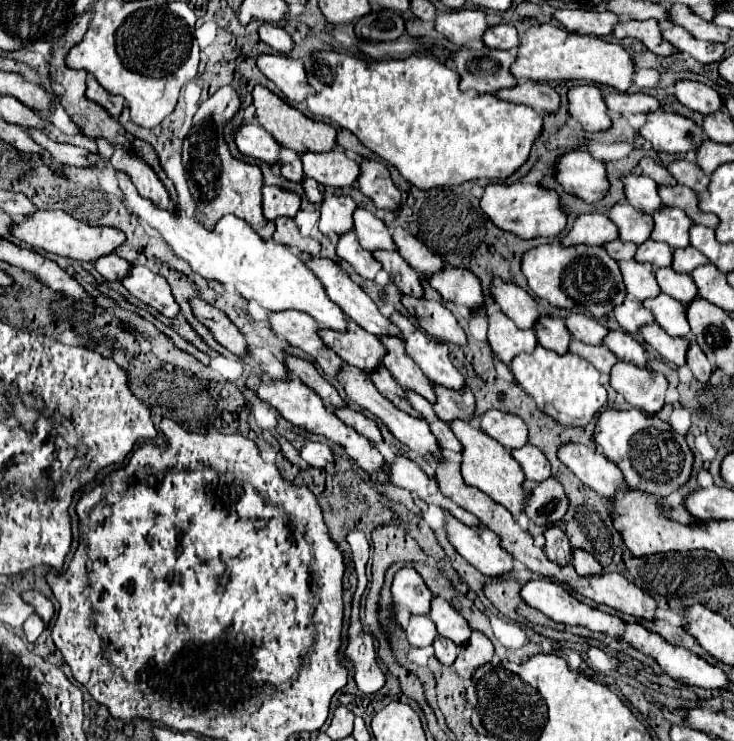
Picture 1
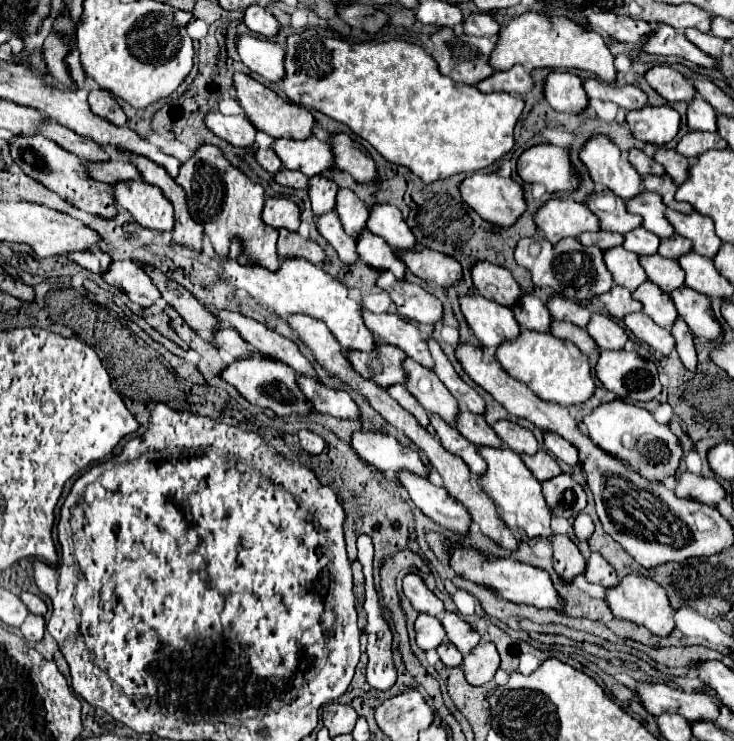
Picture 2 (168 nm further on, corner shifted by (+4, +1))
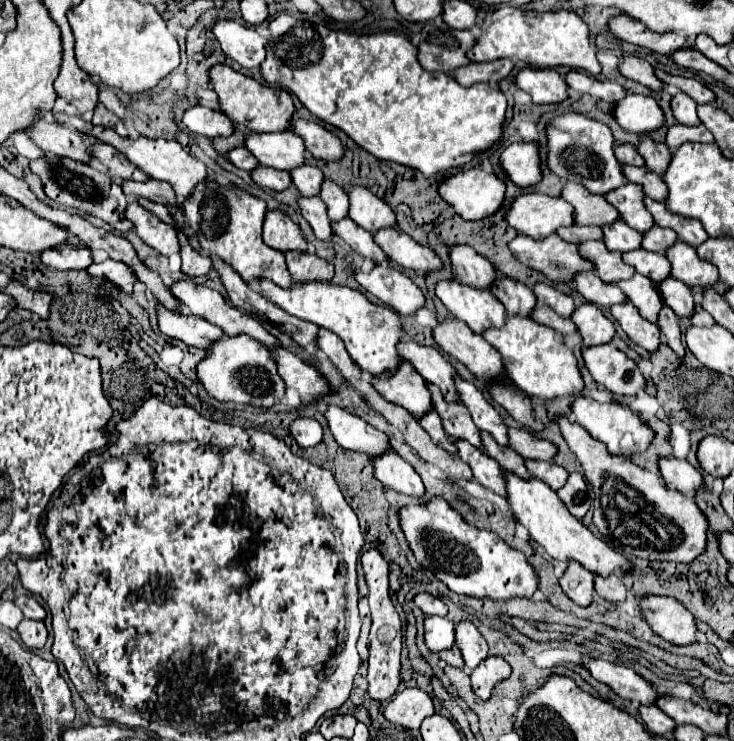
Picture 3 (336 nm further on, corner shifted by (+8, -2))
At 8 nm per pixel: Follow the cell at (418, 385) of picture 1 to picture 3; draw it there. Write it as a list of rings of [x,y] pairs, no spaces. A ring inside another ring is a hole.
[[[428,385],[428,387],[432,391],[434,409],[442,417],[442,421],[444,421],[446,433],[452,439],[464,439],[464,441],[472,443],[474,447],[482,449],[480,429],[470,419],[470,411],[466,411],[466,407],[462,407],[462,403],[448,403],[448,401],[444,401],[444,395],[442,395],[442,391],[438,391],[438,387],[434,387],[434,385]]]

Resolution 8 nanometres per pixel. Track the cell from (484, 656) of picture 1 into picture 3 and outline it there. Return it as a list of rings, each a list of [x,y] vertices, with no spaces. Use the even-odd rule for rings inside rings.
[[[490,655],[488,659],[484,659],[484,663],[480,663],[480,667],[474,669],[472,673],[472,689],[480,699],[490,699],[494,687],[510,677],[510,665],[502,659],[502,657],[494,657]]]

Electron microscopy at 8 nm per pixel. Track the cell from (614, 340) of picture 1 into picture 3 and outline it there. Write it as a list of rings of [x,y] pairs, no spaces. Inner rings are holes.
[[[592,303],[578,305],[570,319],[578,327],[578,333],[582,337],[582,345],[586,345],[586,347],[610,343],[614,337],[612,321]]]

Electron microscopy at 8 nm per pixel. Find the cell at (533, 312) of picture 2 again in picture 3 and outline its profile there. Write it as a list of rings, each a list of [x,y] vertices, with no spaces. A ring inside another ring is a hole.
[[[498,275],[494,279],[494,283],[490,285],[490,291],[502,301],[506,311],[512,315],[526,317],[526,315],[530,315],[530,311],[536,305],[536,297],[530,287],[526,287],[518,281],[506,279],[504,275]]]

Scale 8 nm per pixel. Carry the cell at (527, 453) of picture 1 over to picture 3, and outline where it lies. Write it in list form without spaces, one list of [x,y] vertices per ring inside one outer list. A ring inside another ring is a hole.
[[[528,459],[528,461],[526,461],[526,467],[528,467],[528,471],[532,473],[532,477],[544,481],[544,483],[550,485],[554,491],[566,485],[568,471],[562,469],[562,467],[556,465],[556,463],[546,463],[546,461],[532,461],[532,459]]]

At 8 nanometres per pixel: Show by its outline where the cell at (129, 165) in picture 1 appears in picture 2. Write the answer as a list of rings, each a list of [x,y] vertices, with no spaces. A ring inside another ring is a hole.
[[[118,180],[114,184],[114,196],[138,224],[152,230],[172,230],[172,204],[154,184],[144,180]]]

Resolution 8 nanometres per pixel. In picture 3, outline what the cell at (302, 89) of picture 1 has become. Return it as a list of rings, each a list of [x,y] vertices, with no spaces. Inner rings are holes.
[[[218,19],[212,27],[222,51],[250,71],[258,71],[266,57],[266,39],[254,27],[236,23],[234,19]]]

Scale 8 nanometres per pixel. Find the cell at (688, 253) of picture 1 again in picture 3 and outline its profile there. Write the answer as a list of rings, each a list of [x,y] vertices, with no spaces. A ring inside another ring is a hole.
[[[652,227],[650,231],[646,231],[642,235],[642,247],[646,251],[656,251],[656,253],[664,253],[670,245],[674,245],[674,241],[678,239],[678,235],[674,235],[674,231],[670,229],[662,229],[662,227]]]

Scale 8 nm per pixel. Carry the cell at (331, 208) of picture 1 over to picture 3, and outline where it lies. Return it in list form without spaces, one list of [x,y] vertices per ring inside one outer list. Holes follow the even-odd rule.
[[[304,163],[302,167],[296,167],[292,173],[292,183],[300,189],[300,193],[304,197],[314,197],[320,191],[320,185],[324,181],[322,171],[318,171],[318,167],[312,167],[308,163]]]

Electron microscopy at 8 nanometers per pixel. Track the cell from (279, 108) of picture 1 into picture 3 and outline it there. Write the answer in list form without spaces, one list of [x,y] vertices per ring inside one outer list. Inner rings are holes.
[[[216,63],[214,67],[210,67],[208,75],[210,75],[210,83],[214,85],[214,91],[218,93],[220,111],[232,123],[244,123],[250,131],[258,131],[258,133],[284,131],[284,129],[290,127],[294,105],[292,105],[290,93],[284,91],[282,87],[262,85],[256,79],[246,77],[246,75],[234,71],[234,69],[230,69],[228,65],[222,65],[222,63]]]

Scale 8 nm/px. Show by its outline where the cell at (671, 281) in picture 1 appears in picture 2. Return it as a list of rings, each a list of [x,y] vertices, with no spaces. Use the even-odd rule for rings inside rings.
[[[654,254],[654,256],[640,256],[640,264],[646,270],[648,278],[654,284],[658,284],[658,288],[662,288],[662,292],[670,294],[676,288],[684,286],[682,268],[676,260],[668,260],[662,258],[660,254]]]

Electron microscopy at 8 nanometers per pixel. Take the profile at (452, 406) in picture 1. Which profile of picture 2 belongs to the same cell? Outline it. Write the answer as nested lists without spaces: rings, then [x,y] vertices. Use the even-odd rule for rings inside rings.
[[[460,408],[458,412],[458,420],[454,422],[454,428],[472,444],[482,444],[482,446],[502,446],[502,442],[498,440],[496,432],[486,424],[484,416],[472,414],[464,408]]]

